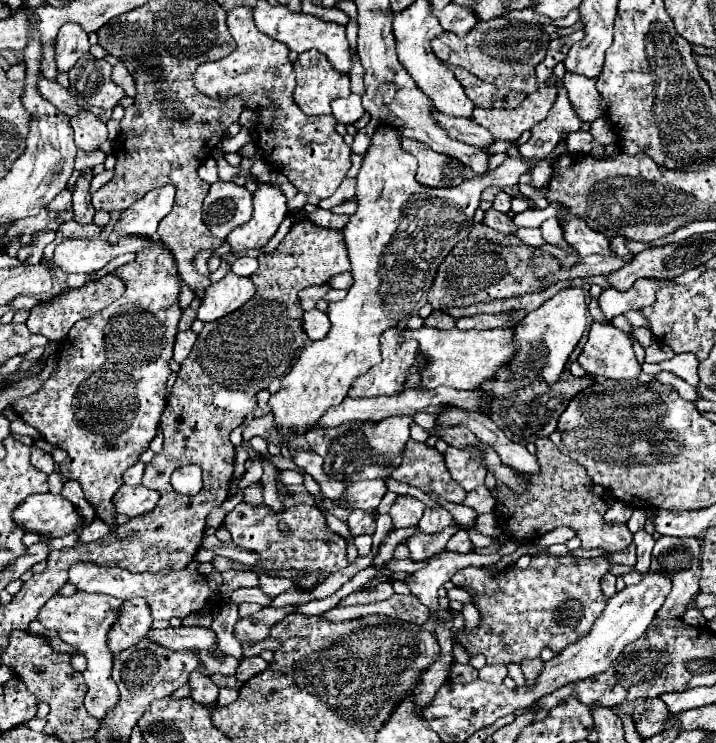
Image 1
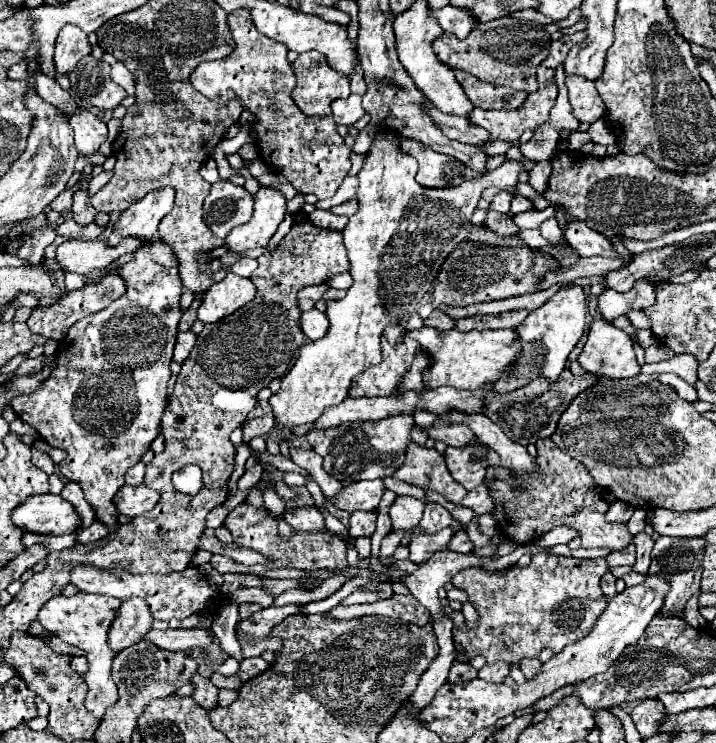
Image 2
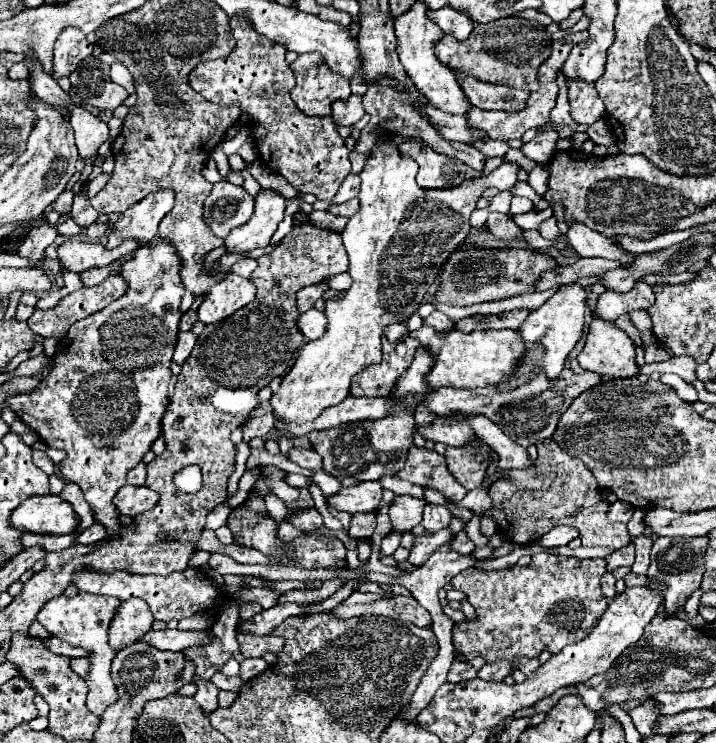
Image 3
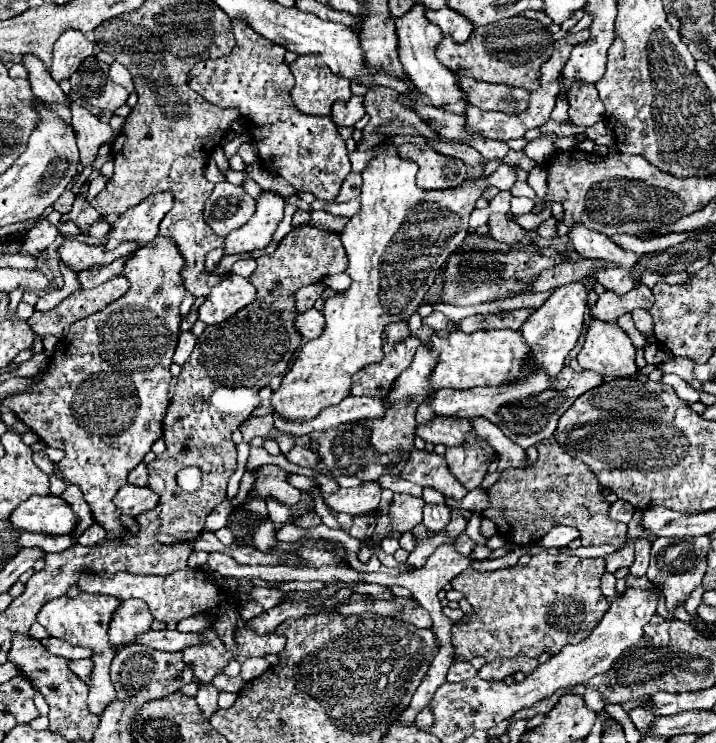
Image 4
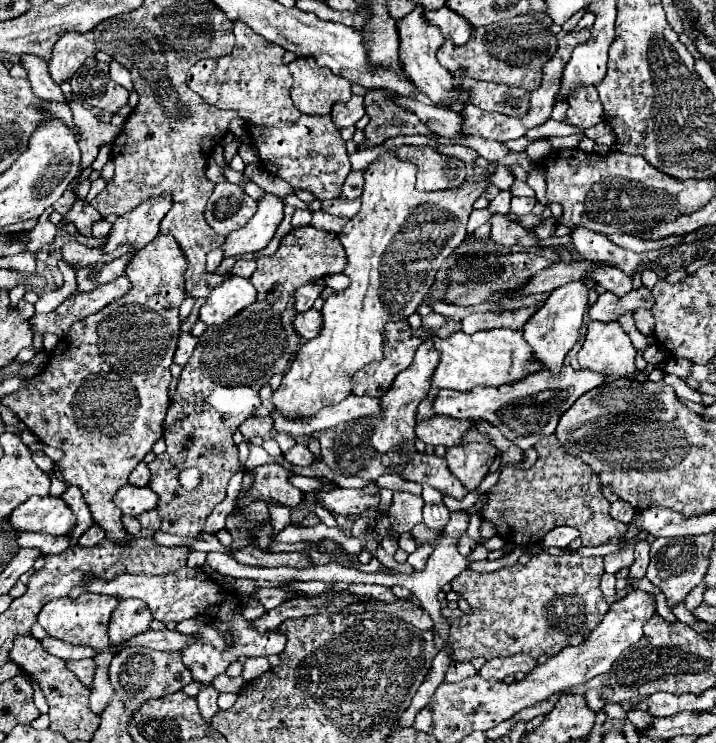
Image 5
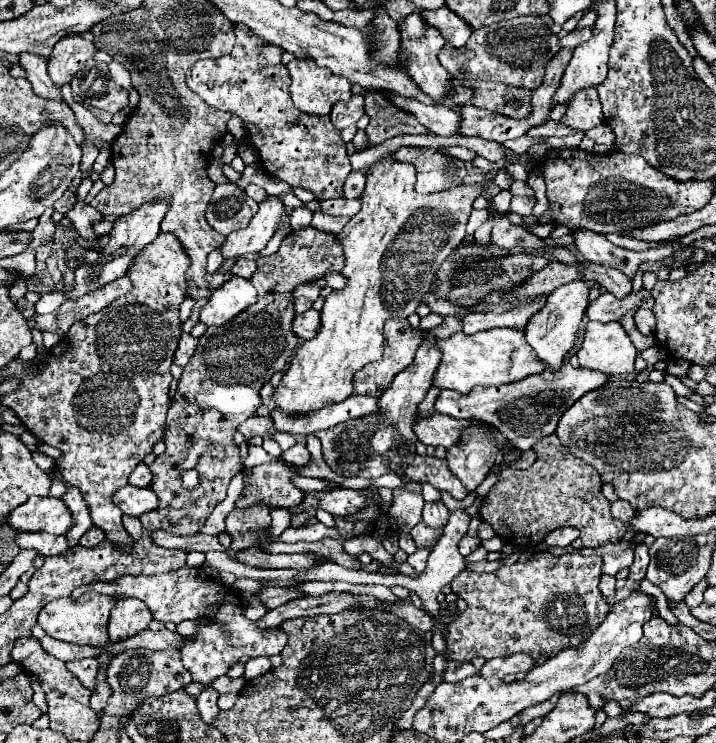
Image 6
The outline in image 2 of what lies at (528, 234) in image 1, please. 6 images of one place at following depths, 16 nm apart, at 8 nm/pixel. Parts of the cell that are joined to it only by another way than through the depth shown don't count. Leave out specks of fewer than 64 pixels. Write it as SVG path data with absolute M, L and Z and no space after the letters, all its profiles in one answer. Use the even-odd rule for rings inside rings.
M520 229L518 236L525 242L526 245L532 248L541 249L547 245L551 245L541 236L539 229Z

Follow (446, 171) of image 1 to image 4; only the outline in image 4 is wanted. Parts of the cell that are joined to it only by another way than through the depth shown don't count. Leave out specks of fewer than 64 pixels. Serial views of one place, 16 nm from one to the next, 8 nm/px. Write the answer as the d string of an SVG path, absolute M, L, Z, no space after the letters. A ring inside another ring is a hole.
M400 144L400 146L398 146L398 154L404 156L404 158L412 158L412 160L420 166L418 176L416 176L416 182L418 182L418 188L422 188L422 190L456 188L456 186L460 186L460 184L466 180L466 168L464 168L460 162L456 162L456 160L444 156L444 154L434 152L434 150L432 150L430 146L426 146L426 144Z

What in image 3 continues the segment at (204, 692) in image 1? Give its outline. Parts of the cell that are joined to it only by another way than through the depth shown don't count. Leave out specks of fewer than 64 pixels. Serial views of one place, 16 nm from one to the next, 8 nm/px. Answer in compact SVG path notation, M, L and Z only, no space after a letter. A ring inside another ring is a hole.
M194 676L192 682L196 684L196 694L194 694L194 700L198 702L198 706L210 714L212 710L218 708L218 688L210 682L210 680L204 680L200 676Z

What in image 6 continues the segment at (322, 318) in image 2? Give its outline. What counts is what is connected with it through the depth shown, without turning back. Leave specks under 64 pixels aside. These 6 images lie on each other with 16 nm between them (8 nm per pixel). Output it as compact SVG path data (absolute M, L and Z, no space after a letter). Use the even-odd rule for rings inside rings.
M310 308L304 314L296 314L296 318L292 322L292 330L298 332L298 336L302 340L312 338L320 330L320 312L314 310L314 308Z

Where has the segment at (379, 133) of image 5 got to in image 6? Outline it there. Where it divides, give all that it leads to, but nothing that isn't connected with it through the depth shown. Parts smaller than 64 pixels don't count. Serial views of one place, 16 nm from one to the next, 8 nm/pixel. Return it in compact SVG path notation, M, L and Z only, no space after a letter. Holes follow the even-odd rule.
M372 90L364 96L364 110L370 116L370 122L364 130L368 136L368 146L382 144L398 134L430 134L428 128L416 122L416 116L408 116L408 112L396 108L396 104L388 100L388 94L392 92Z

